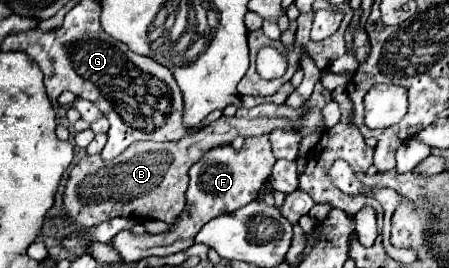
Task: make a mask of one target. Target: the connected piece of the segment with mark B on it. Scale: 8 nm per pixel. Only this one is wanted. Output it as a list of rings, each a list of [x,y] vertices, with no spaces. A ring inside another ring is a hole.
[[[222,116],[222,118],[214,120],[214,122],[210,122],[206,128],[202,128],[202,132],[188,134],[188,136],[184,136],[182,140],[176,140],[176,142],[134,142],[134,144],[128,146],[118,158],[114,158],[114,160],[110,160],[110,162],[102,160],[100,154],[84,156],[84,158],[72,168],[72,174],[70,174],[70,178],[68,178],[68,184],[66,184],[66,190],[64,190],[64,210],[70,214],[70,220],[72,220],[76,226],[82,226],[82,228],[96,226],[96,224],[106,222],[106,220],[116,218],[116,216],[124,216],[124,218],[132,218],[132,216],[136,216],[136,218],[156,218],[156,220],[164,220],[166,224],[172,224],[172,222],[176,222],[176,218],[178,218],[180,212],[184,210],[184,192],[186,192],[186,186],[188,186],[188,168],[190,168],[194,162],[198,162],[198,160],[204,156],[204,152],[208,152],[212,146],[230,144],[236,136],[244,136],[244,138],[248,138],[248,136],[260,136],[260,134],[268,134],[270,130],[276,130],[276,128],[286,128],[286,130],[290,130],[288,120],[286,120],[286,118],[256,118],[256,120],[246,120],[246,118],[236,118],[236,116],[232,116],[232,118]]]

